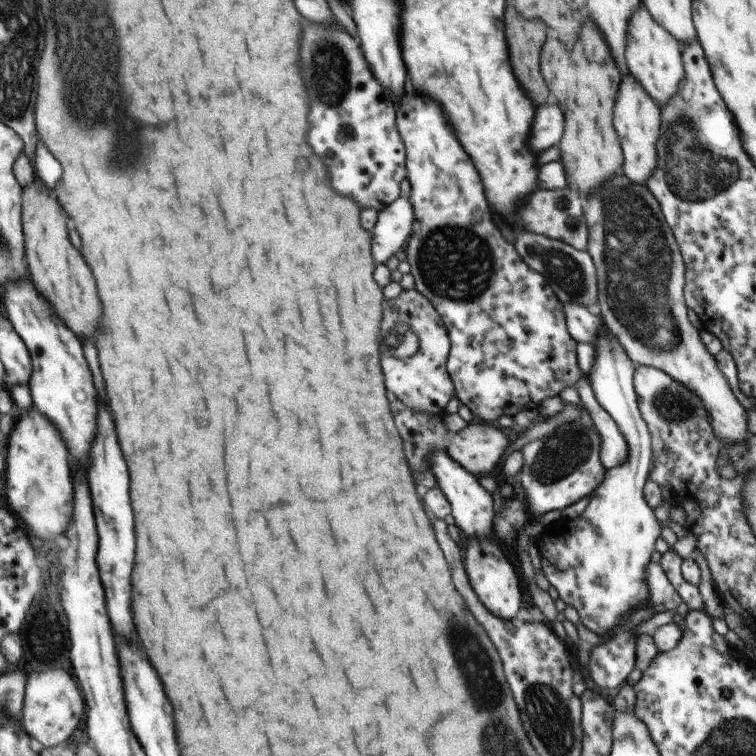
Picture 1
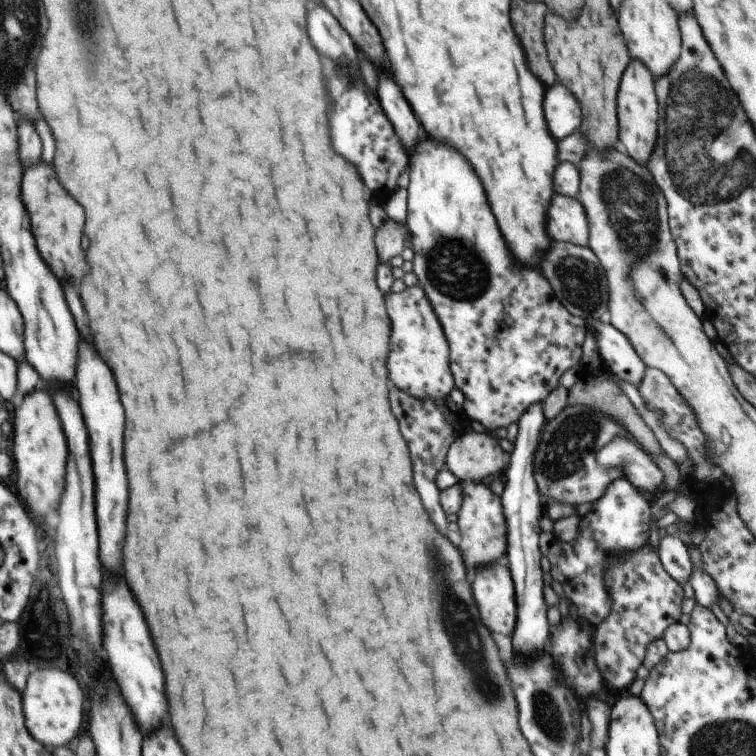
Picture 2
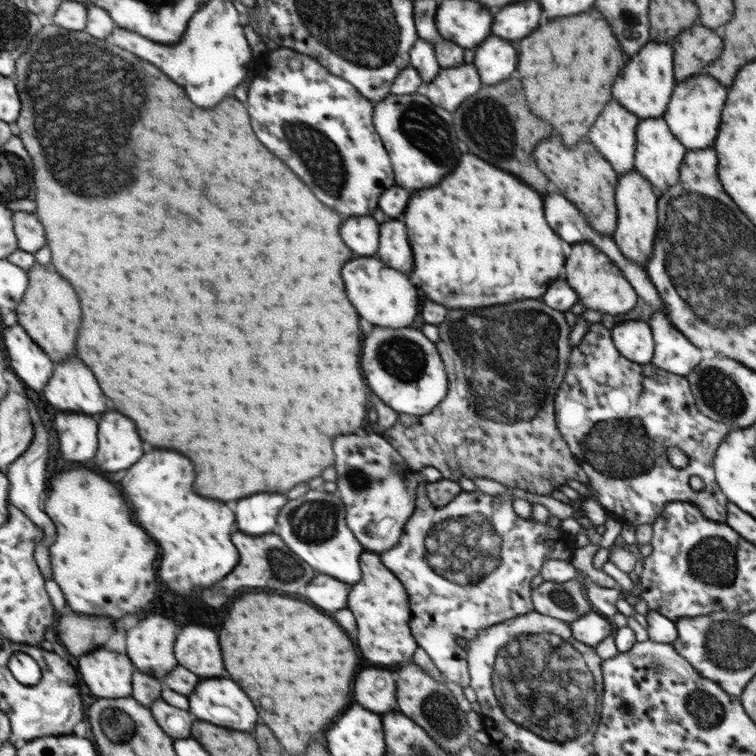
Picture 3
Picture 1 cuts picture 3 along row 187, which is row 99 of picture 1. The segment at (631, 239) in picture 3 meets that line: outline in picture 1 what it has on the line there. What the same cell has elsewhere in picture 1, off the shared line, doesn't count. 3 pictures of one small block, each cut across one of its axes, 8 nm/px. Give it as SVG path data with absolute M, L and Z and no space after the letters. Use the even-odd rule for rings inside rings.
M630 75L623 78L624 90L620 90L620 102L615 103L616 130L624 138L624 175L636 184L647 185L658 170L658 134L660 134L660 110L651 96Z

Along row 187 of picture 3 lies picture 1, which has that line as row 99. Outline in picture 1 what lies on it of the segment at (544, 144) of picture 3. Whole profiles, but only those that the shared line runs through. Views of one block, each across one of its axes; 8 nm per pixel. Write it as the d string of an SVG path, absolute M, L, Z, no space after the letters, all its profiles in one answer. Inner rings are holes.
M590 20L583 27L583 38L576 42L572 48L560 43L558 36L548 38L548 46L544 50L544 77L548 78L548 86L552 86L552 100L558 100L558 106L564 114L564 136L560 140L560 162L564 166L564 172L568 174L568 184L576 186L578 192L590 196L596 192L598 186L602 186L606 180L610 181L618 175L622 168L622 150L618 134L613 128L613 117L616 98L621 86L622 76L612 59L610 47L600 35L599 28Z

